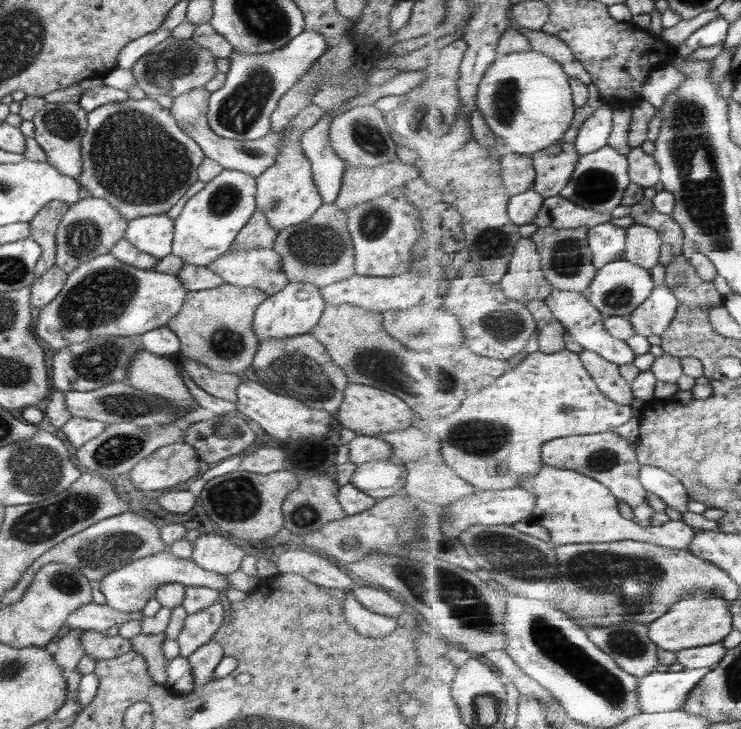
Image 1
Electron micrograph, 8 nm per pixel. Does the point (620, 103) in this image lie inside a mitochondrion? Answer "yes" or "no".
no

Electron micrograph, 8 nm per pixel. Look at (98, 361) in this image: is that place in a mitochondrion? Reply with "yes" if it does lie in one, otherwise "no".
yes

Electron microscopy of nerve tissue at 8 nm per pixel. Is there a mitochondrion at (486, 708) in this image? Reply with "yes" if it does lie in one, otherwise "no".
yes

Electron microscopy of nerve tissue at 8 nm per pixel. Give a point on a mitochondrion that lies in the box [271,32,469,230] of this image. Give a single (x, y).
(370, 137)

